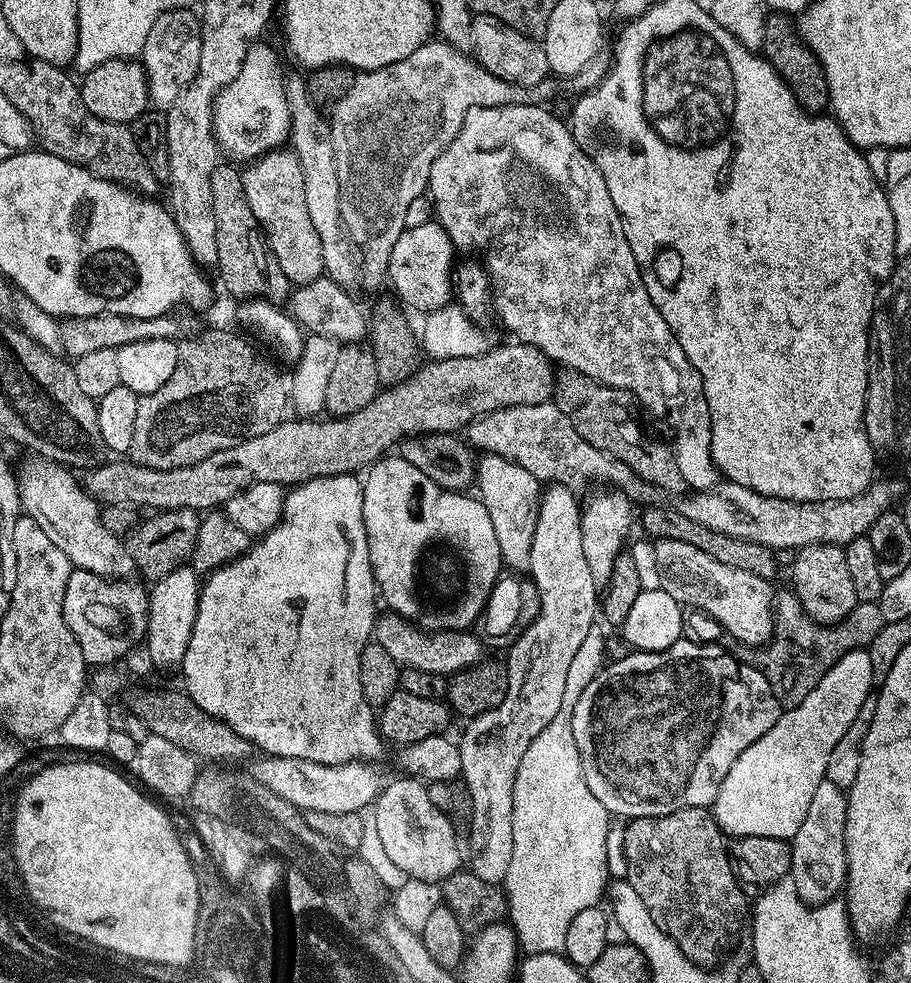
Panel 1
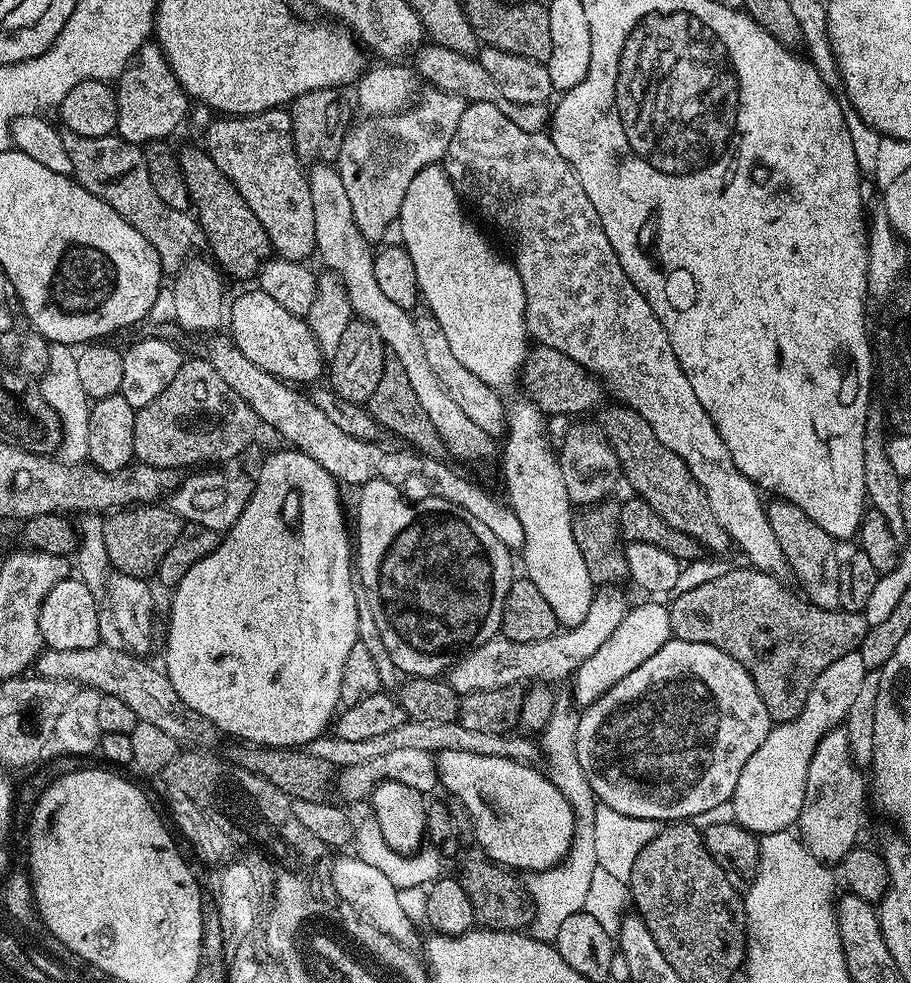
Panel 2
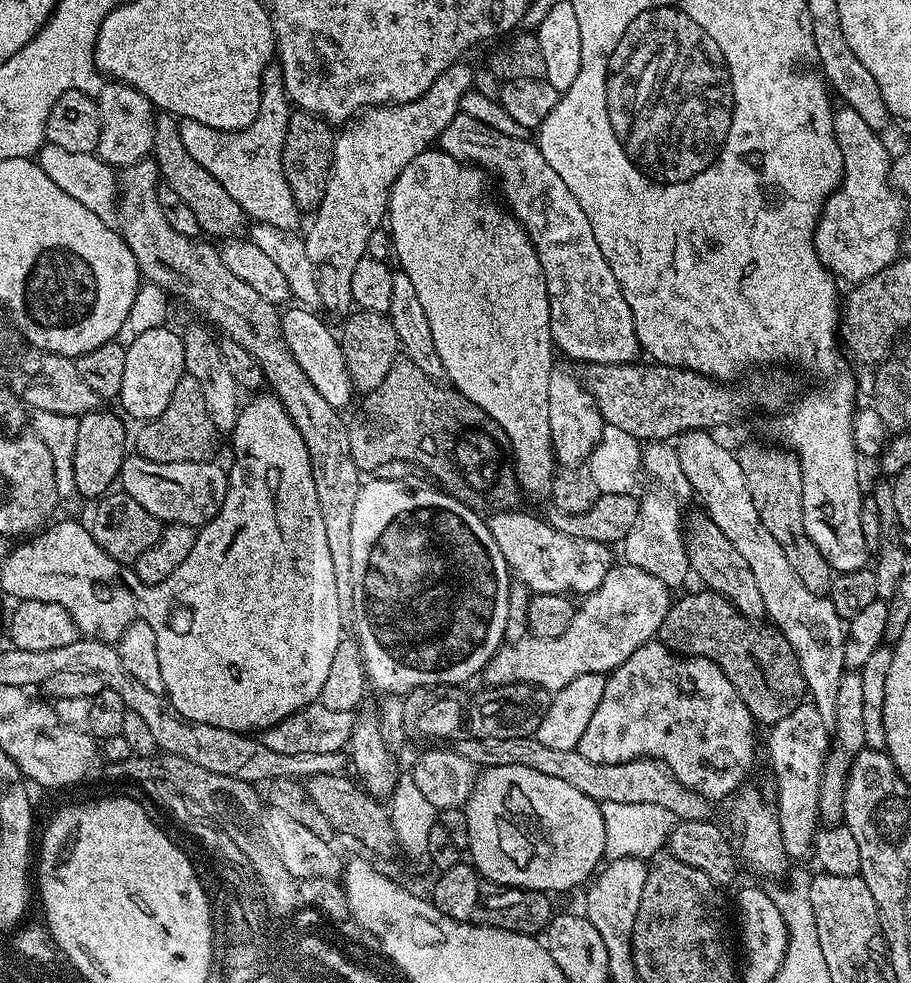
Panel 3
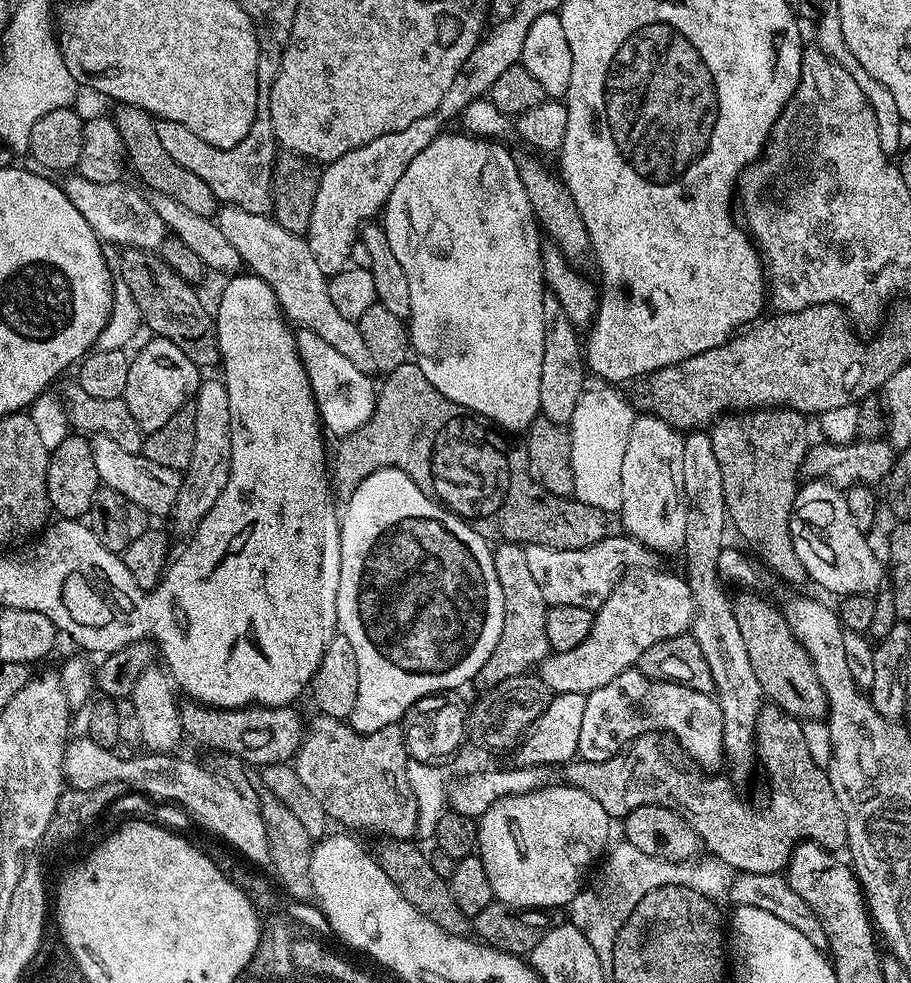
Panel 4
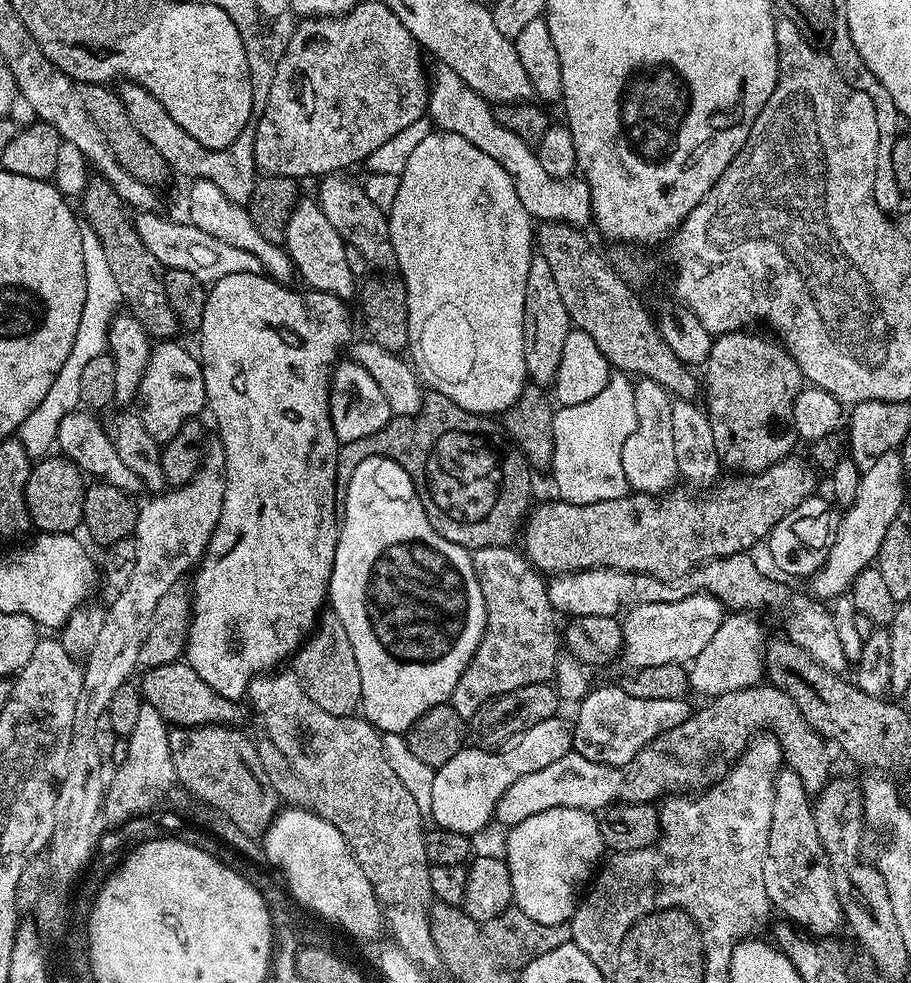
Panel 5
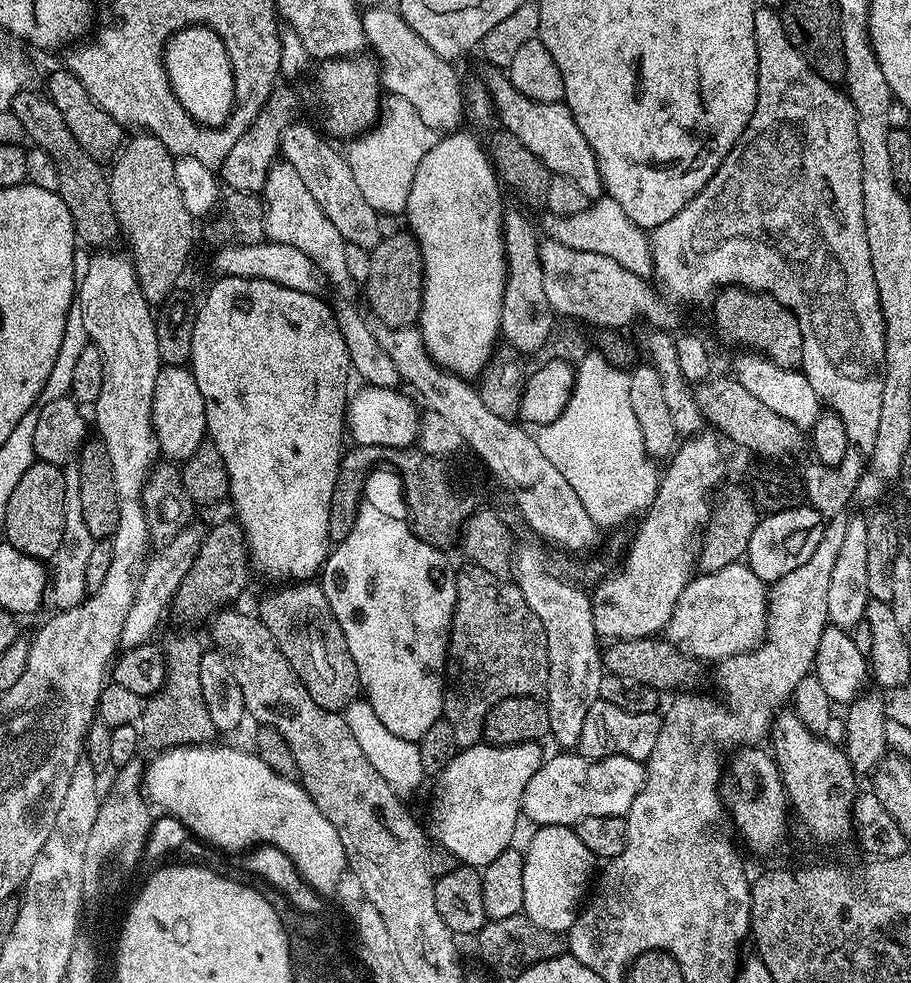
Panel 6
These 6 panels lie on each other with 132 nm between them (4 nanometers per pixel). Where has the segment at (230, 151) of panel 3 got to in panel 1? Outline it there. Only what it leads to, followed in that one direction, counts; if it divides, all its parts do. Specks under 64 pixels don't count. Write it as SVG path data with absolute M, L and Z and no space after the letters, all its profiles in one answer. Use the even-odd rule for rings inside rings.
M267 152L251 161L242 175L246 202L250 202L250 210L254 210L254 218L260 223L260 231L268 241L268 249L274 254L278 266L282 266L282 274L286 274L289 285L309 284L325 275L322 242L318 238L318 230L314 230L314 222L310 222L302 166L298 166L295 152Z

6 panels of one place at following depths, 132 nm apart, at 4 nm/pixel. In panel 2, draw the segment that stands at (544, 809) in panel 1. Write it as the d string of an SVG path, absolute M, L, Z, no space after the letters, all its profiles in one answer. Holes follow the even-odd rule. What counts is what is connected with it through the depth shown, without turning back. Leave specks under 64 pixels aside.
M557 699L552 705L550 718L538 736L543 763L548 763L547 778L554 786L558 786L558 790L562 792L566 802L570 802L576 815L576 829L568 855L560 863L547 868L544 872L531 873L526 880L526 887L536 911L530 925L531 935L537 940L549 942L555 942L558 938L558 930L562 930L562 922L566 922L570 914L583 909L587 888L590 887L590 878L597 868L594 852L594 814L598 801L582 766L578 763L577 719L571 699Z

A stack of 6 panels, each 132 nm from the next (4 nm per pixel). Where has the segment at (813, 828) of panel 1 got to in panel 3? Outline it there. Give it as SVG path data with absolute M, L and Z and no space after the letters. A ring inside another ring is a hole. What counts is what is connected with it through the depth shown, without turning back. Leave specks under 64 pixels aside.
M845 671L844 677L838 682L838 698L834 702L834 722L830 725L831 745L828 756L824 760L824 769L821 772L821 790L818 794L819 819L829 825L836 826L844 818L844 779L848 777L848 771L852 760L865 747L862 699L862 678L859 671Z

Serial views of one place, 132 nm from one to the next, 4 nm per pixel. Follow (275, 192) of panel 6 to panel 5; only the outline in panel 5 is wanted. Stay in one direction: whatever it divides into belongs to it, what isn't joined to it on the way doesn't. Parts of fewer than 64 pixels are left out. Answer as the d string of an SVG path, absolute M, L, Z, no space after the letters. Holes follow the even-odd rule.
M301 199L289 216L285 228L284 248L298 276L308 283L307 287L313 292L329 292L348 302L357 295L357 277L350 274L350 266L346 263L346 250L344 239L330 226L326 214L322 214L319 203L315 199Z

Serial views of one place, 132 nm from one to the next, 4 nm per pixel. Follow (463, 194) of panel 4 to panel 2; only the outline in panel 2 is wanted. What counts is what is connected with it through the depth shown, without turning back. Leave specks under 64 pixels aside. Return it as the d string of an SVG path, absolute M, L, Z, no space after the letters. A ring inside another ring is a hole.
M431 164L426 166L426 170L418 170L418 175L410 181L410 187L406 190L406 199L402 201L402 210L400 211L400 224L403 231L403 247L410 254L410 262L414 262L414 274L416 275L416 287L419 295L426 303L427 311L431 312L432 317L438 322L438 326L442 326L442 330L446 334L446 339L450 341L450 350L454 354L454 358L458 358L458 362L462 362L462 366L466 366L466 370L470 370L470 374L474 374L486 386L490 387L496 393L503 393L503 388L508 388L512 383L521 379L524 363L530 351L530 337L528 334L528 326L526 324L526 294L522 286L522 278L518 274L516 265L511 259L499 256L492 249L492 244L486 237L480 233L480 228L464 213L465 205L462 203L462 197L454 190L454 186L450 182L450 178L445 174L440 164ZM521 398L521 400L508 400L506 404L506 439L502 444L502 456L504 452L504 484L508 487L507 503L514 510L514 514L518 514L518 522L522 522L522 534L524 535L524 547L522 555L524 555L524 568L526 578L530 582L534 582L534 586L538 586L538 590L546 598L546 603L549 604L550 610L554 610L556 615L557 625L564 628L573 628L578 626L578 622L582 622L582 618L586 618L586 614L590 610L590 602L594 595L594 587L590 580L589 571L586 570L586 561L582 556L581 550L578 548L578 543L575 542L574 530L572 529L572 520L574 515L574 505L572 500L566 494L566 485L562 482L562 470L560 469L560 457L554 451L554 444L548 441L548 432L544 429L546 417L540 411L540 407L533 400Z

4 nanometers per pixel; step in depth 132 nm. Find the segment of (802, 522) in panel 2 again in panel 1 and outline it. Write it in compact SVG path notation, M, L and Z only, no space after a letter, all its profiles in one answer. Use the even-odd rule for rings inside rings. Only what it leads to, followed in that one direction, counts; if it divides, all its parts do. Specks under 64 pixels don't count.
M811 544L795 549L792 560L792 583L796 596L801 600L810 619L822 625L836 624L844 620L858 603L854 581L846 566L846 554L839 544Z

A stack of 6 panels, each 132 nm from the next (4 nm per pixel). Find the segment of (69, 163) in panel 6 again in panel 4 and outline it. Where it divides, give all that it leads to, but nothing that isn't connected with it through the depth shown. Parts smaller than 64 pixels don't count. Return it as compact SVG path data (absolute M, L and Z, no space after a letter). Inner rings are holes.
M128 248L121 253L118 274L124 277L137 303L141 321L157 337L173 342L199 368L217 367L220 351L217 349L216 325L211 309L206 308L193 285L174 274L164 261L151 251Z

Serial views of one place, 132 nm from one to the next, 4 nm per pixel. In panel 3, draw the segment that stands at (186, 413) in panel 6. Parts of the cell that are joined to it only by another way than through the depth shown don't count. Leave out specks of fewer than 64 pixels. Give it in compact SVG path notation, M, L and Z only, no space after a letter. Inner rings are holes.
M168 326L147 330L145 333L133 335L127 341L126 371L122 377L122 390L118 403L124 407L123 415L129 421L143 422L158 418L166 406L170 406L170 398L174 398L174 390L178 390L178 382L186 375L184 370L184 338L178 331L171 332Z

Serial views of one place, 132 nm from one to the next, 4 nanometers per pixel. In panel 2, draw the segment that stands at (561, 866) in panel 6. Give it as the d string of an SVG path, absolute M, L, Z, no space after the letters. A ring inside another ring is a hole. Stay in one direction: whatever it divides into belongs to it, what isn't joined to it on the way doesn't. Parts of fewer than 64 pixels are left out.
M442 750L435 753L435 757L440 775L439 787L445 788L449 797L456 796L462 800L473 820L476 844L493 864L520 874L531 874L554 867L568 855L576 829L576 815L558 786L554 786L541 769L539 772L539 767L510 758L469 754L464 750Z

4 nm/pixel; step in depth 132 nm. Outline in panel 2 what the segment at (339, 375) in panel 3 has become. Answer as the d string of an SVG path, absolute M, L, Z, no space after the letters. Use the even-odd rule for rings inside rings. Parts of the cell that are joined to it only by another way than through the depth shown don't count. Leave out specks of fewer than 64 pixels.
M259 290L244 292L236 301L231 301L226 312L226 324L230 329L233 342L254 362L254 366L262 366L279 380L293 386L312 386L320 375L326 372L326 357L320 352L314 334L310 330L307 319L290 314L270 298L270 294Z

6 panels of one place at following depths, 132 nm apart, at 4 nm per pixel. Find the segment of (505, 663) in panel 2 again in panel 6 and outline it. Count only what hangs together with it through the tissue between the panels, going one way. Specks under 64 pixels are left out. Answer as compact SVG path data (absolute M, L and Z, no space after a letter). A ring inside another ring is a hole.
M744 562L731 564L717 572L693 575L674 606L674 614L670 614L666 639L700 662L719 662L739 652L751 652L753 648L760 647L768 631L768 594L765 581L760 580L758 574L754 574L754 570L750 570Z

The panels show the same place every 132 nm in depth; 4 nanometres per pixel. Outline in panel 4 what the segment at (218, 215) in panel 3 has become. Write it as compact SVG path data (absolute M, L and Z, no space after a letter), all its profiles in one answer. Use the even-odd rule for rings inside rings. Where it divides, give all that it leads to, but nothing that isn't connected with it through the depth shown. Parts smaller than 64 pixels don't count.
M122 104L113 109L110 115L118 126L118 134L124 143L127 167L132 167L140 175L141 182L146 186L144 188L174 198L178 206L187 206L193 214L215 217L218 201L214 190L210 190L210 186L206 186L206 182L202 182L198 174L186 170L186 166L178 166L178 162L174 162L170 154L166 154L162 142L158 142L158 130L153 116L141 108L131 108L129 104Z

